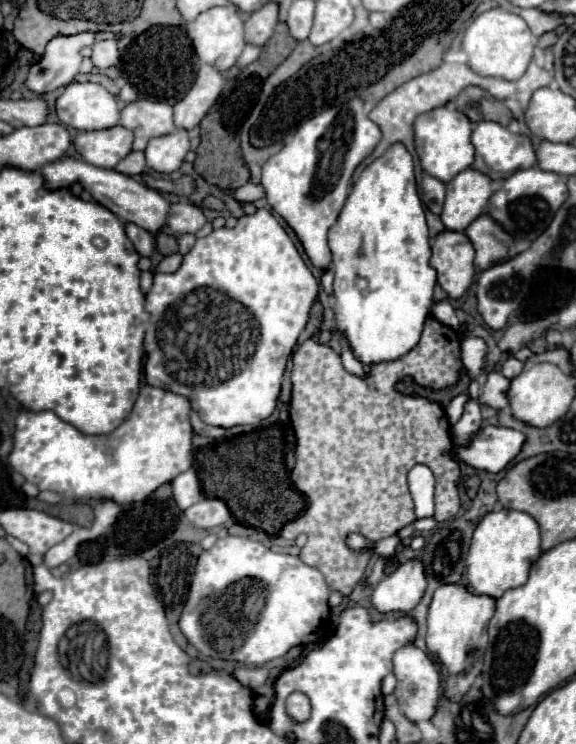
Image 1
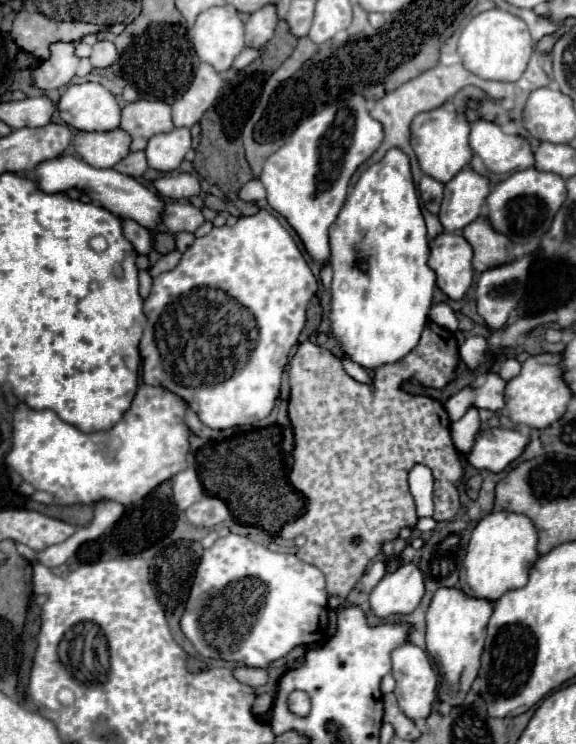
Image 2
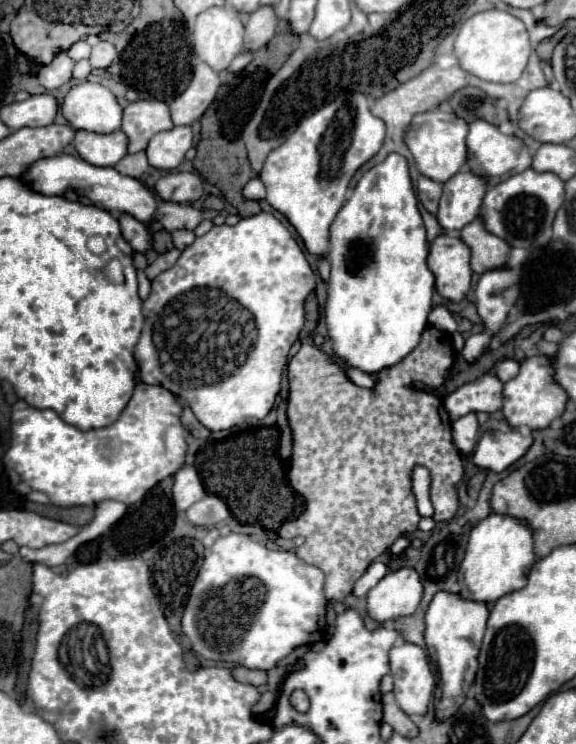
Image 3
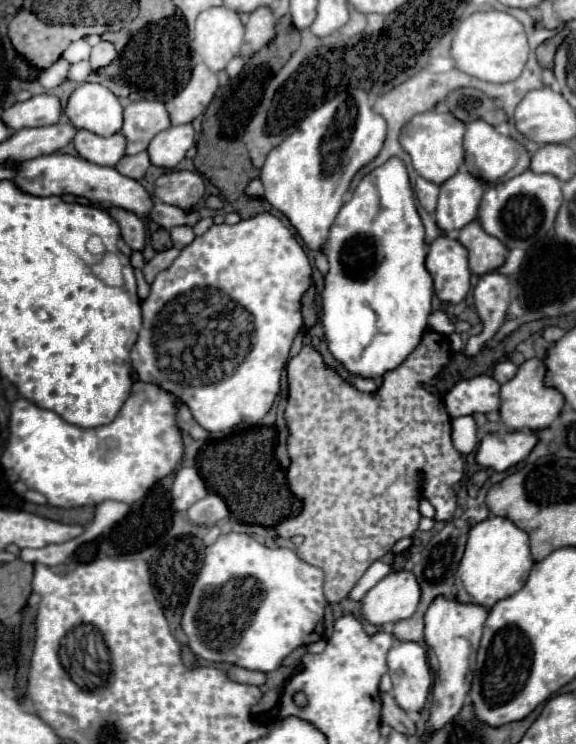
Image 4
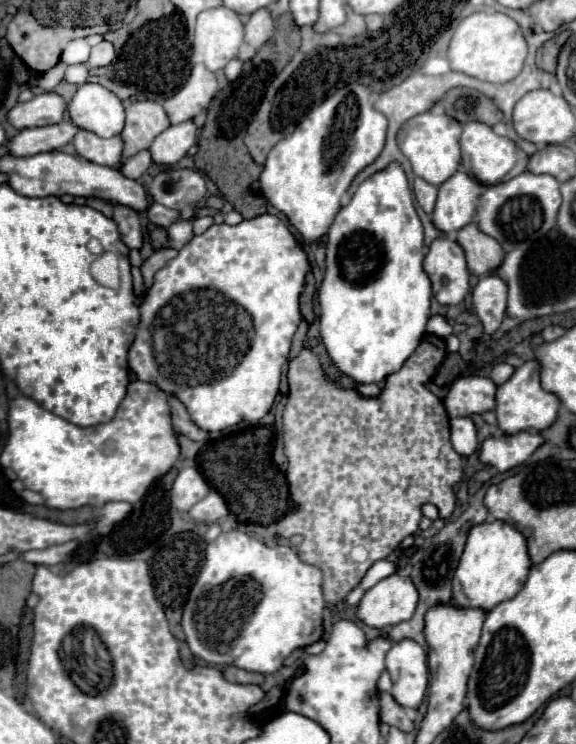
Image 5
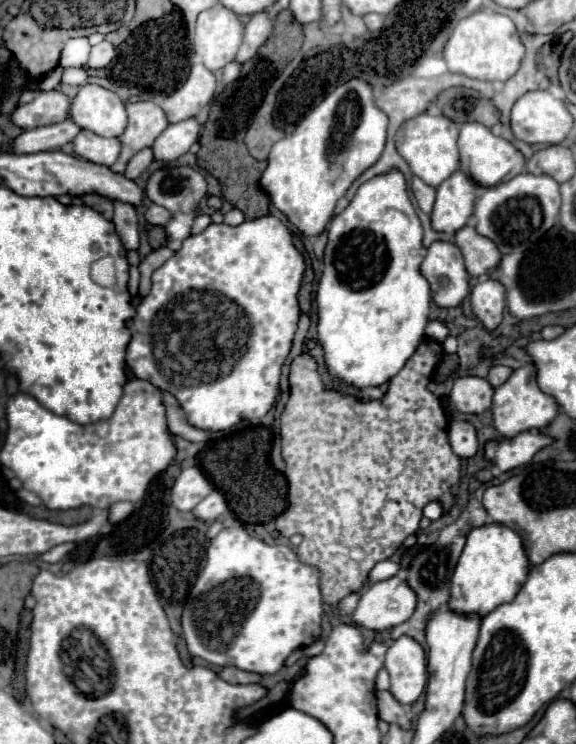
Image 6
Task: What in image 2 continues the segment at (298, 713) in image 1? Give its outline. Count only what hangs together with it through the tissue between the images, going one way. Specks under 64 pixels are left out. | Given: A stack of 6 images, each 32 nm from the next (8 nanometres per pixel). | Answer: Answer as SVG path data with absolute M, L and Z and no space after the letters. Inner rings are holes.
M300 690L292 692L288 702L290 702L288 706L292 708L292 712L296 712L298 716L308 716L308 712L310 712L310 700L308 700L308 696L304 692L300 692Z

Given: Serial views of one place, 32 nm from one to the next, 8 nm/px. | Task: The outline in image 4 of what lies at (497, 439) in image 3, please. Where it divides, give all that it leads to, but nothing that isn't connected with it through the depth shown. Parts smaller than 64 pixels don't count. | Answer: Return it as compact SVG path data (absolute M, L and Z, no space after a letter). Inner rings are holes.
M500 432L500 434L488 434L482 438L476 454L476 462L494 468L498 472L504 472L518 462L526 460L532 448L536 446L538 436L534 432Z

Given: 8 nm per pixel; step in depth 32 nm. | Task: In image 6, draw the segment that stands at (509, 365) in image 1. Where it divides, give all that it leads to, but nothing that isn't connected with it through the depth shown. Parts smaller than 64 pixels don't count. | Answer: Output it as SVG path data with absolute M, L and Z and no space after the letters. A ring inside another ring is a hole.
M494 366L494 368L490 368L490 372L488 372L488 376L486 376L486 380L490 382L490 386L492 388L498 388L500 384L504 384L506 380L508 380L508 376L512 374L512 370L510 368L506 368L506 366Z

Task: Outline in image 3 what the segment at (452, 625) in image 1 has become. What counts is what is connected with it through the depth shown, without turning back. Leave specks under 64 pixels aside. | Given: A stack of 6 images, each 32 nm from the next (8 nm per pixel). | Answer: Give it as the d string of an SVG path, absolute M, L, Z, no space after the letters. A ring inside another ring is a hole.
M438 592L426 612L426 648L428 656L438 668L438 686L434 690L434 718L444 722L452 718L466 700L470 684L476 674L476 656L484 638L484 624L488 620L488 606L484 602L464 600L460 594Z

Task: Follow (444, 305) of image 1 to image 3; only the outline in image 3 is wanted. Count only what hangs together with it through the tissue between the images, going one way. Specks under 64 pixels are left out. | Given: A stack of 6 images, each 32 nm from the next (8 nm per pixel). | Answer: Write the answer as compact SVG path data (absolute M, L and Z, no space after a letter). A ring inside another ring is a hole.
M436 306L436 308L430 312L428 324L434 326L434 328L438 328L438 330L442 330L442 332L448 332L448 334L456 332L456 322L454 322L452 314L448 312L448 308L444 308L444 306Z

